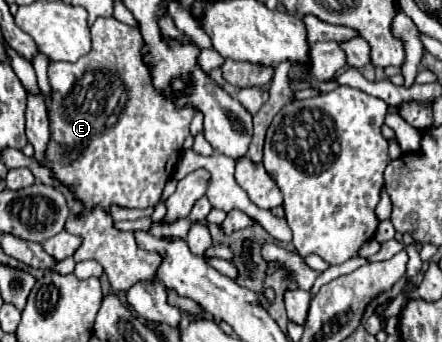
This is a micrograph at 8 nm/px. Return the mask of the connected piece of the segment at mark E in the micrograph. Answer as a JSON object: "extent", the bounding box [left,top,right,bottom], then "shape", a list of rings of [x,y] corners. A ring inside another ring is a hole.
{"extent":[45,18,193,292],"shape":[[[97,18],[95,24],[91,26],[91,42],[93,42],[93,48],[89,54],[85,54],[83,58],[79,58],[77,62],[51,62],[49,64],[49,84],[53,88],[53,96],[51,96],[51,112],[49,112],[49,120],[51,120],[51,140],[49,140],[49,146],[47,146],[47,158],[45,158],[45,164],[53,170],[53,174],[65,182],[79,200],[83,200],[85,204],[85,214],[81,218],[75,218],[75,216],[69,216],[67,224],[65,224],[65,230],[71,232],[71,234],[77,234],[83,238],[83,244],[77,248],[77,252],[73,254],[75,262],[81,262],[81,260],[97,260],[105,274],[109,276],[109,284],[115,292],[119,290],[129,290],[135,282],[139,280],[149,280],[149,278],[157,278],[155,276],[155,270],[157,266],[161,264],[161,256],[157,254],[151,254],[147,250],[141,250],[133,238],[131,232],[119,232],[113,228],[113,220],[107,216],[107,208],[111,204],[119,204],[119,206],[127,206],[127,208],[149,208],[149,206],[155,206],[161,202],[161,194],[163,194],[163,188],[167,184],[169,178],[173,178],[173,170],[175,170],[175,162],[177,158],[181,156],[183,152],[183,142],[185,138],[189,136],[189,122],[193,118],[193,108],[191,106],[185,106],[185,108],[175,108],[173,102],[169,102],[167,98],[163,98],[151,84],[151,74],[149,74],[149,68],[141,62],[141,46],[143,46],[143,38],[139,34],[137,28],[133,26],[127,26],[115,18]]]}

